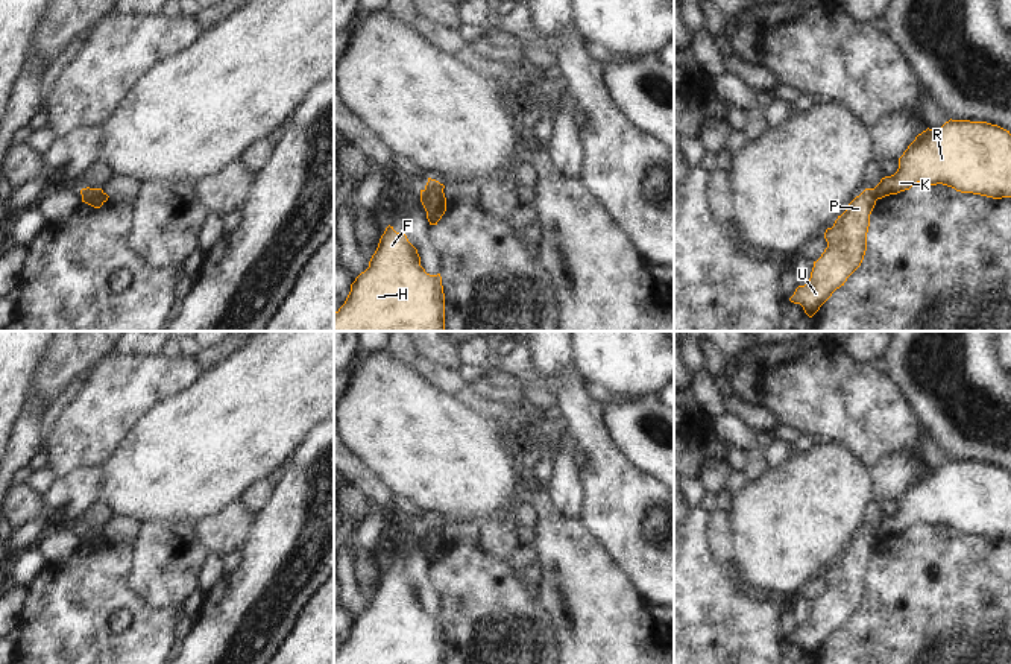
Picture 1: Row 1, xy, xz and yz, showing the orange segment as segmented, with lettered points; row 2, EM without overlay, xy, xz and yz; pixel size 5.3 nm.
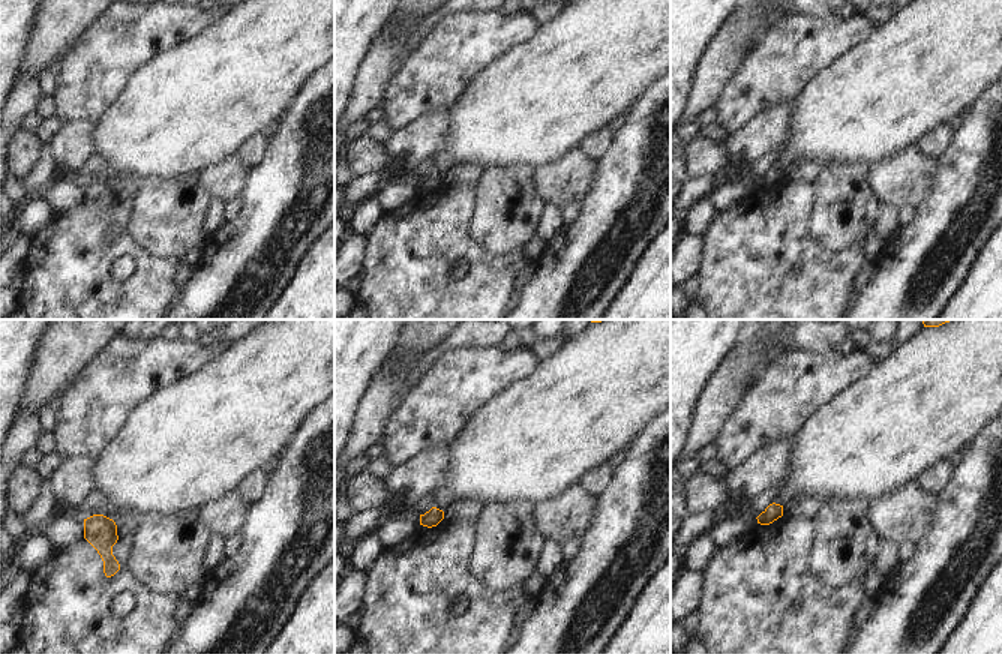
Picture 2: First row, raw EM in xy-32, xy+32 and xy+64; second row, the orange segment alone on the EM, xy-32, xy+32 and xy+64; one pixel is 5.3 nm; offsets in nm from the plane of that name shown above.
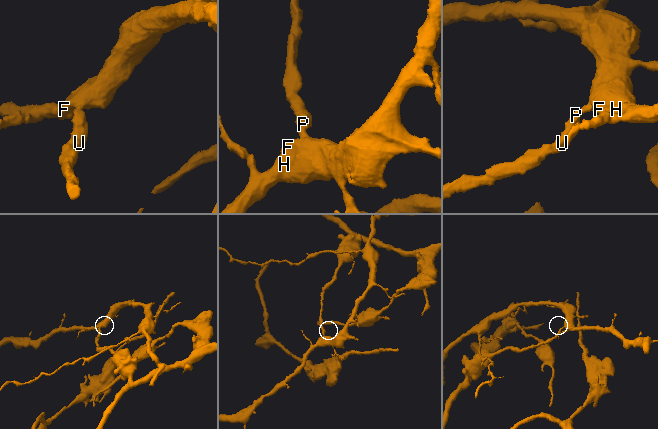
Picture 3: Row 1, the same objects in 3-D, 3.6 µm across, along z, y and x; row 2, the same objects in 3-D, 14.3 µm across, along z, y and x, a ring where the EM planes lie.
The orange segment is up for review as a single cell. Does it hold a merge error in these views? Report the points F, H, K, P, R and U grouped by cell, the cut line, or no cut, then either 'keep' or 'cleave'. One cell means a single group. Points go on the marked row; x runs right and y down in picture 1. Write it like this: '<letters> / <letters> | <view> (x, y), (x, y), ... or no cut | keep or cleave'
F H K R / P U | xz (425, 189), (442, 190) | cleave

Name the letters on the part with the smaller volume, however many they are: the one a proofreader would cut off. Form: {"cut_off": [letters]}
{"cut_off": ["F", "H", "K", "R"]}

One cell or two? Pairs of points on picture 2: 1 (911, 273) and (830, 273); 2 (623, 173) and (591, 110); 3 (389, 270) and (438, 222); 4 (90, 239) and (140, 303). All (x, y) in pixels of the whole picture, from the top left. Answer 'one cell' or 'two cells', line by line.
1: two cells
2: two cells
3: one cell
4: one cell

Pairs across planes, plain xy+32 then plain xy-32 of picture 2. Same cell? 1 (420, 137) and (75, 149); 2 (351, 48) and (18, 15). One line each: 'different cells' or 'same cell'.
1: same cell
2: same cell

